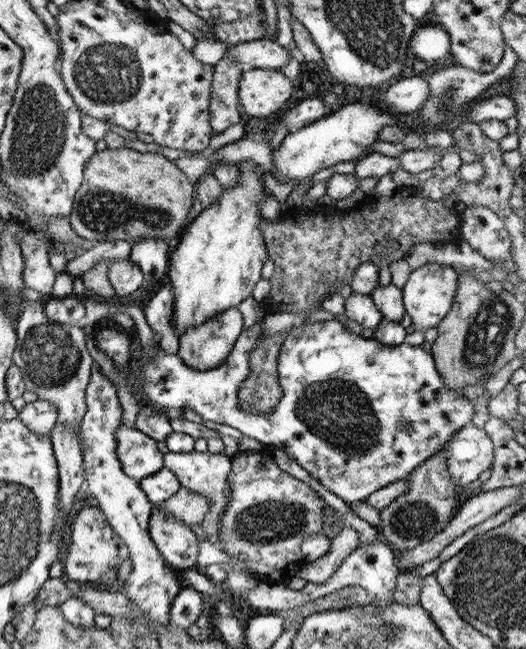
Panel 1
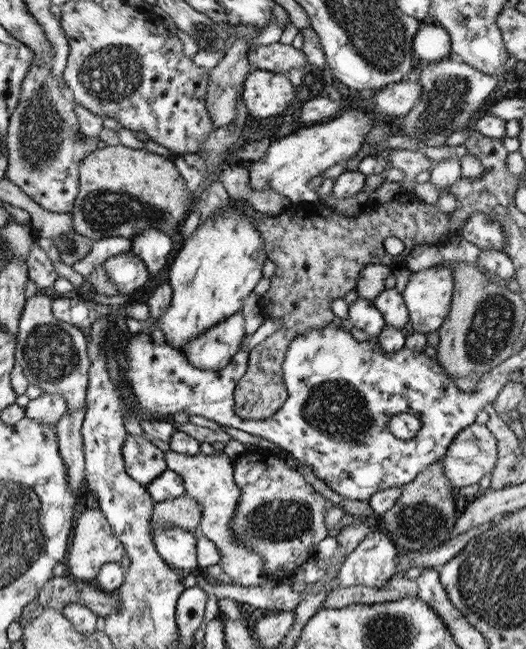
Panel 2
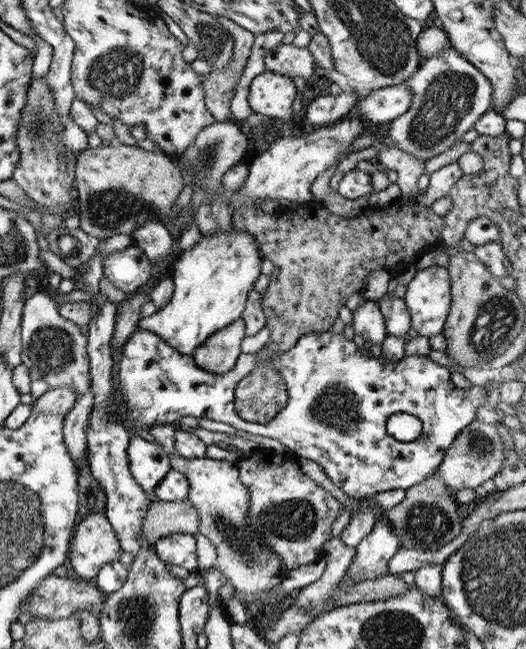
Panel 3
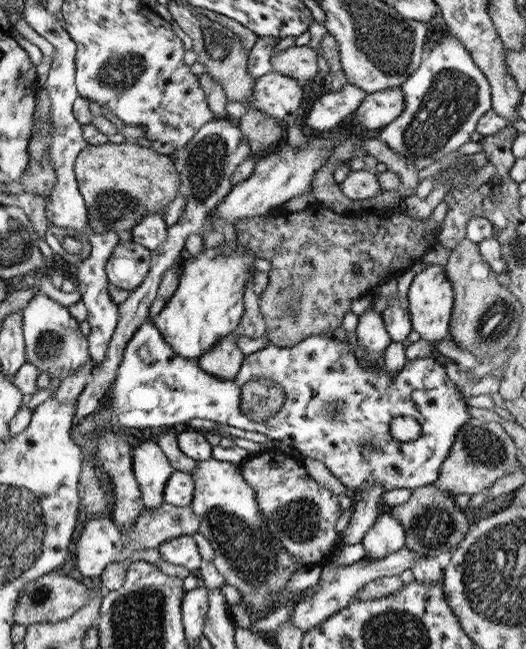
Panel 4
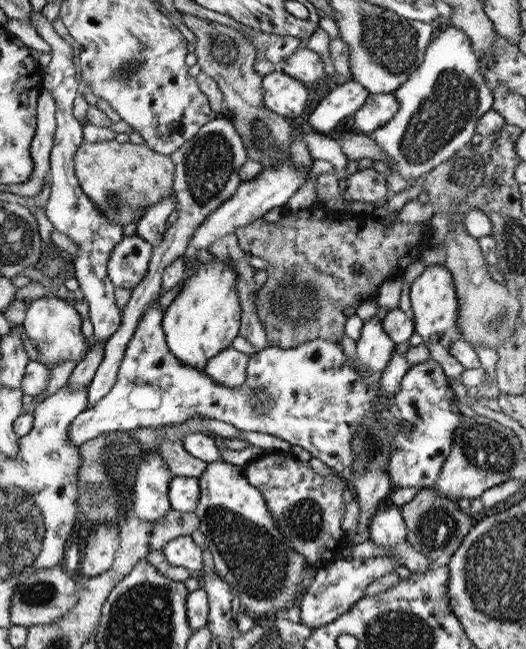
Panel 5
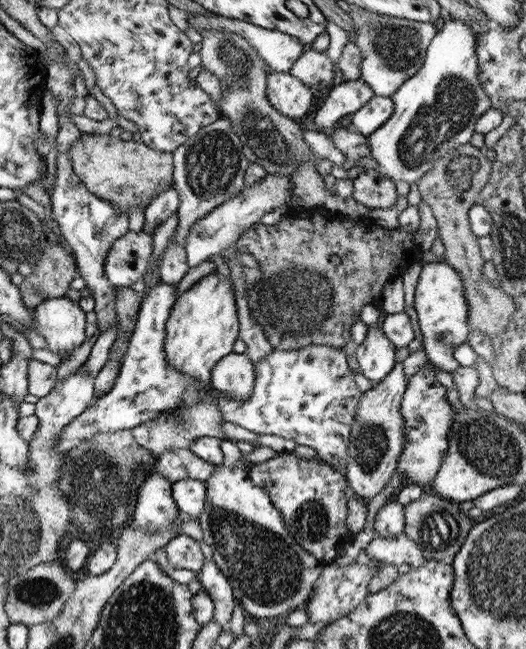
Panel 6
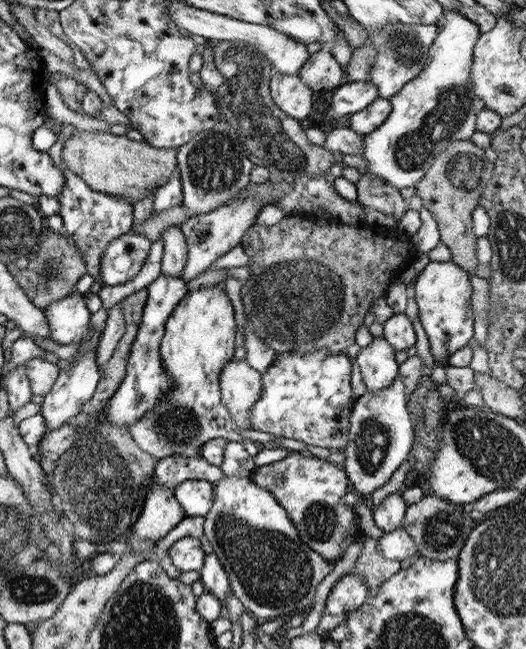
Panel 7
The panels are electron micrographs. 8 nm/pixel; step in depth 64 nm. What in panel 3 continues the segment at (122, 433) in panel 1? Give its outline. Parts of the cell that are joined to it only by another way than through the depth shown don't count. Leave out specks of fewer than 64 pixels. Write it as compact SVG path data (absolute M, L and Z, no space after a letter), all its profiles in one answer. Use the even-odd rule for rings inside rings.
M131 435L129 446L127 446L127 463L129 463L129 473L139 484L150 503L159 502L155 497L155 489L159 482L170 472L169 460L163 448L153 446L147 440L139 436Z

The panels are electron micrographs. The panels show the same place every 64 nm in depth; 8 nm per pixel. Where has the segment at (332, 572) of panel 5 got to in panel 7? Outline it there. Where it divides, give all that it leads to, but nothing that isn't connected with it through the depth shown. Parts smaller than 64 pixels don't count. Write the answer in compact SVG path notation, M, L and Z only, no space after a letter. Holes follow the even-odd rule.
M343 574L329 590L323 604L325 615L339 616L343 612L354 611L367 598L368 588L363 586L359 576Z

